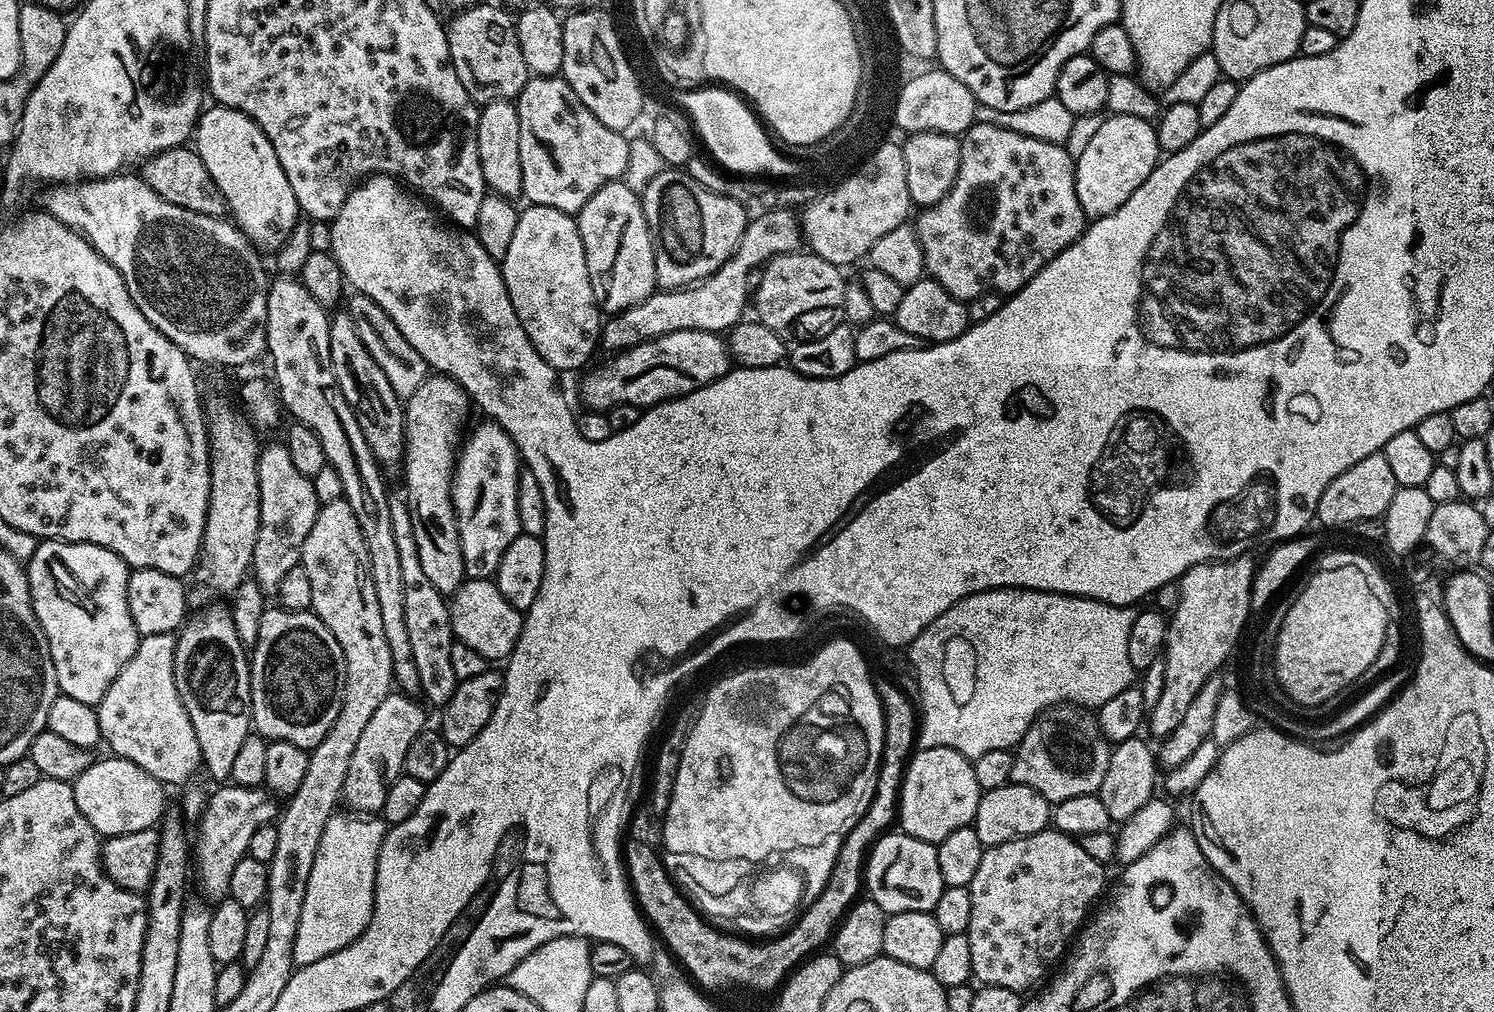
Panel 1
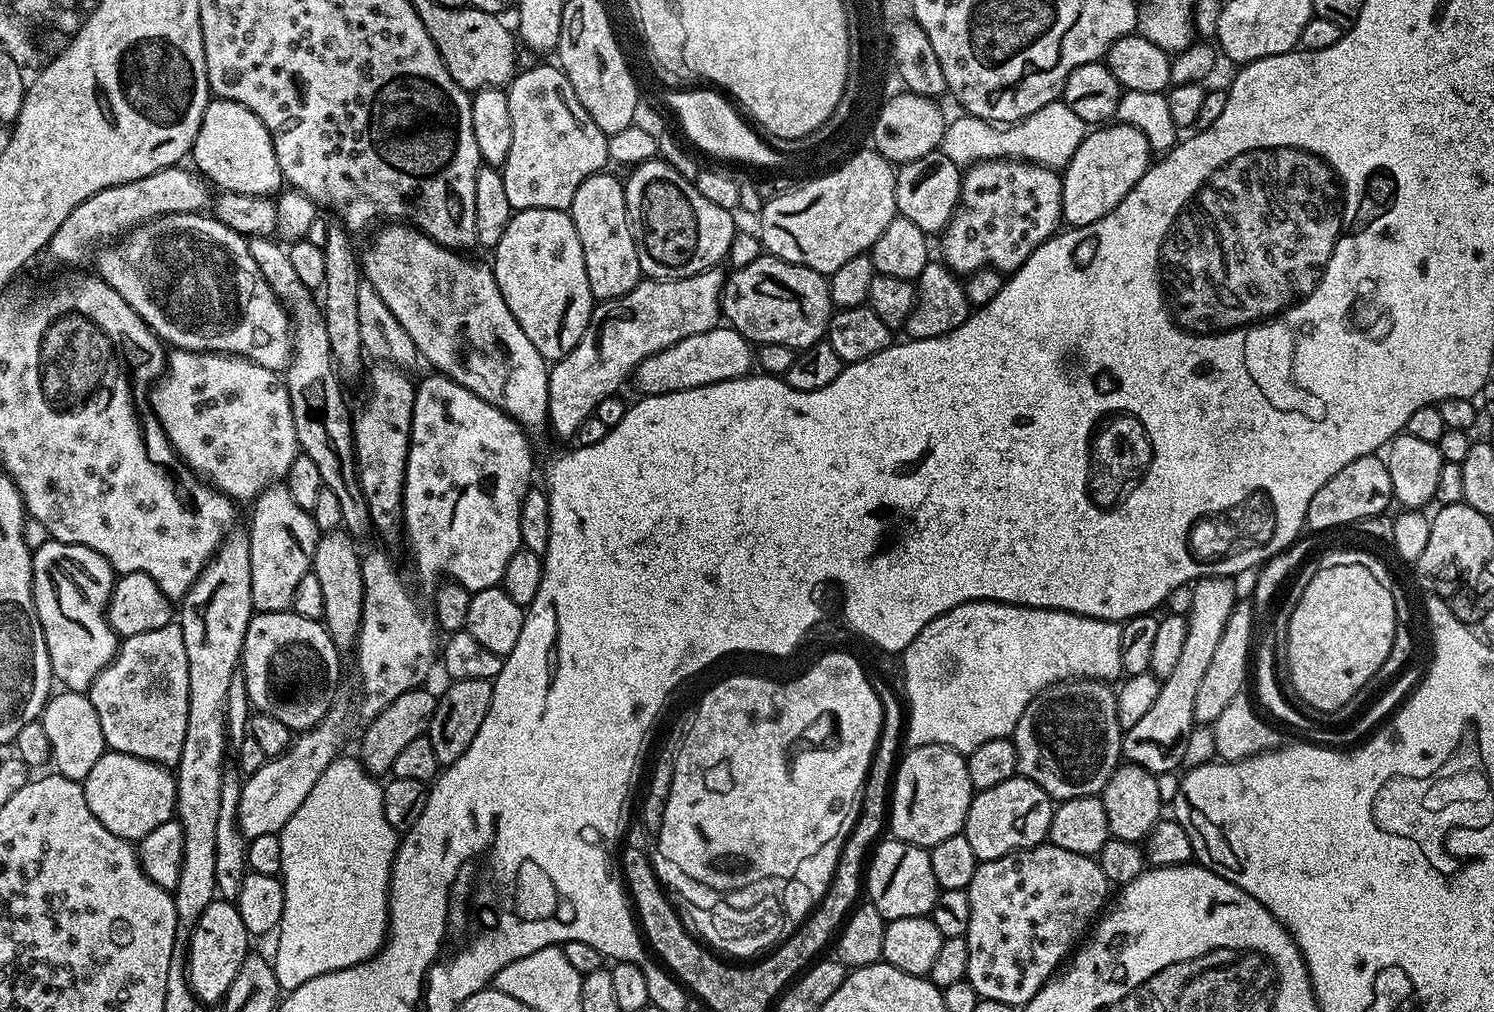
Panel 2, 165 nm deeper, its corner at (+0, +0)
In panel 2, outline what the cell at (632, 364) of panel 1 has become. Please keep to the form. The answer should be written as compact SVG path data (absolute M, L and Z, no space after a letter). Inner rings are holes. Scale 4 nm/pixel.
M719 326L683 339L677 346L650 355L640 362L636 371L638 386L645 395L670 394L672 390L696 388L724 382L744 375L754 362L748 352L749 341L731 326Z

